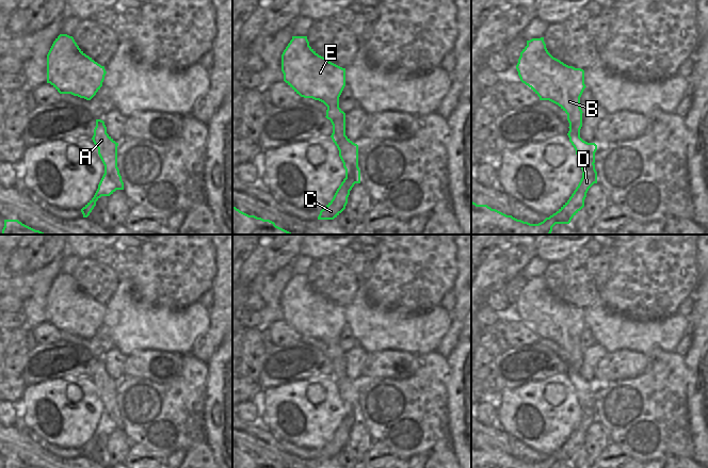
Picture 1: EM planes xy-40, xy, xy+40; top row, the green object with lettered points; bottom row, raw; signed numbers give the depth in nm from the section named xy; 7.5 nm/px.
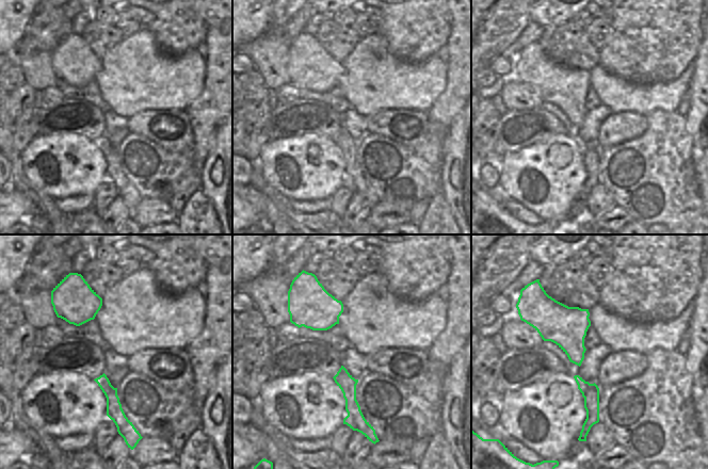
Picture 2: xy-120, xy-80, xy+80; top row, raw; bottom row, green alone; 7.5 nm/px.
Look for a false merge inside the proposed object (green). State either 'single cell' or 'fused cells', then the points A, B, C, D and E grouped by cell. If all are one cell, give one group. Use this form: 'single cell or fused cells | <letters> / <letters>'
fused cells | A B E / C D

